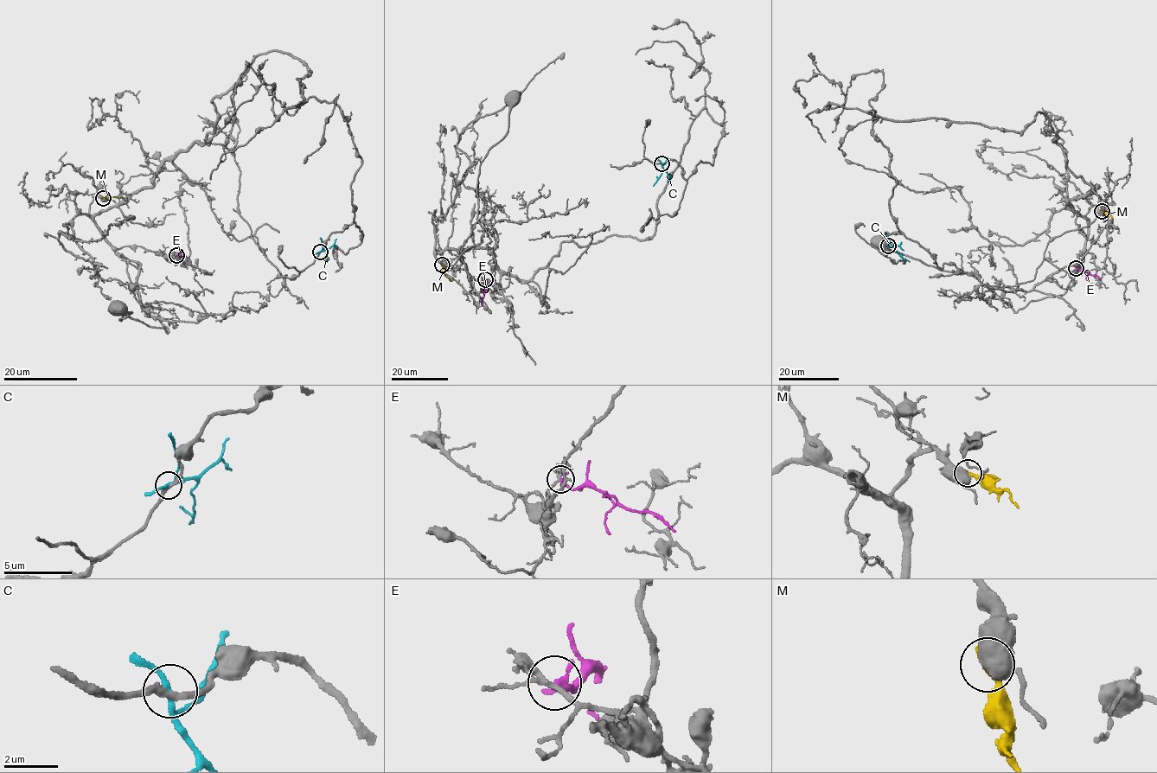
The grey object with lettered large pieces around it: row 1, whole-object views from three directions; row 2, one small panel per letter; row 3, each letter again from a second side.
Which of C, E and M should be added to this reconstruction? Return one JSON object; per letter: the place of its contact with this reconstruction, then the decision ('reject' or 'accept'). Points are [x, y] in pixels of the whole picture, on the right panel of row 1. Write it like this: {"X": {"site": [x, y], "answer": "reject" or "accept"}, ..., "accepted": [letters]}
{"C": {"site": [888, 245], "answer": "reject"}, "E": {"site": [1076, 268], "answer": "reject"}, "M": {"site": [1102, 211], "answer": "reject"}, "accepted": []}

